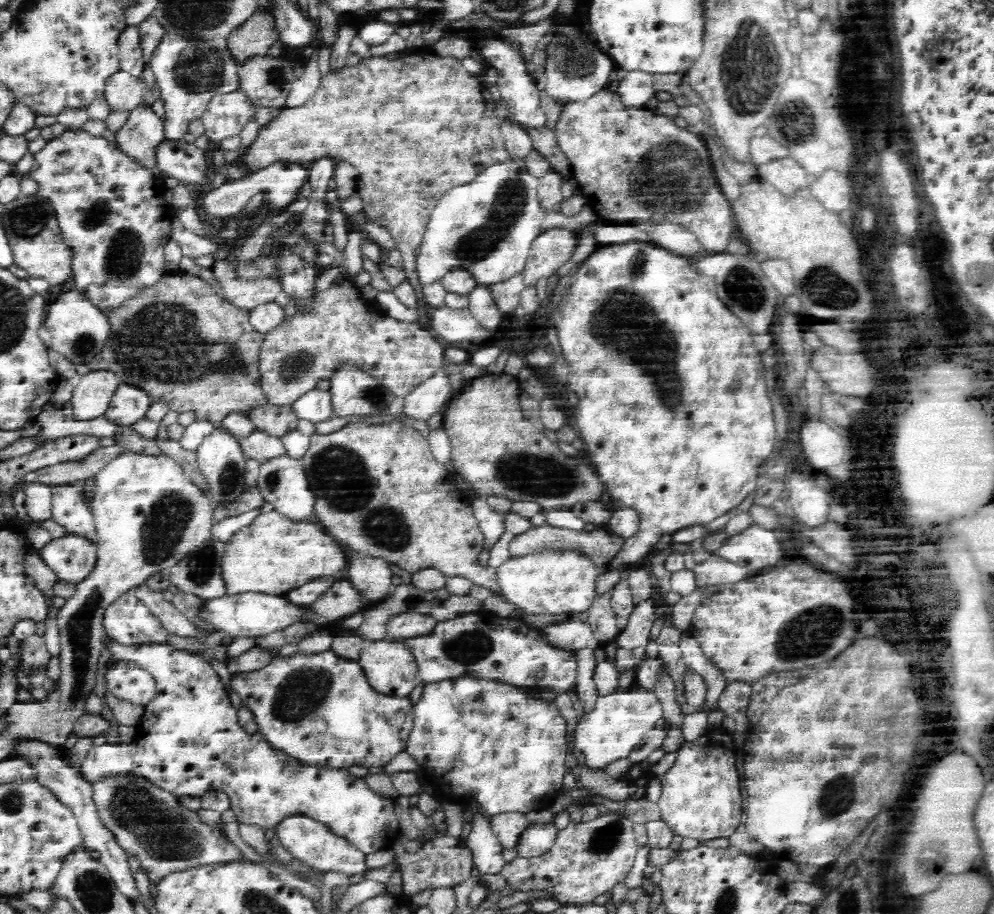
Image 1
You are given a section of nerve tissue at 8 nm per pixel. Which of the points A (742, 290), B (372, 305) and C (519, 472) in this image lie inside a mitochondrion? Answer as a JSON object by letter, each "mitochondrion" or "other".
{"A":"mitochondrion","B":"other","C":"mitochondrion"}

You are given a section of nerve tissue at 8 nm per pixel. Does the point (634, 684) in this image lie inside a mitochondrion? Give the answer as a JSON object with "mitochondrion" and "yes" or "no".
{"mitochondrion":"no"}

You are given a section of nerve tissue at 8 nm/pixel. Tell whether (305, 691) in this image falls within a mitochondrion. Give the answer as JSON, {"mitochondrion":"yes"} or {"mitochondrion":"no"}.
{"mitochondrion":"yes"}

